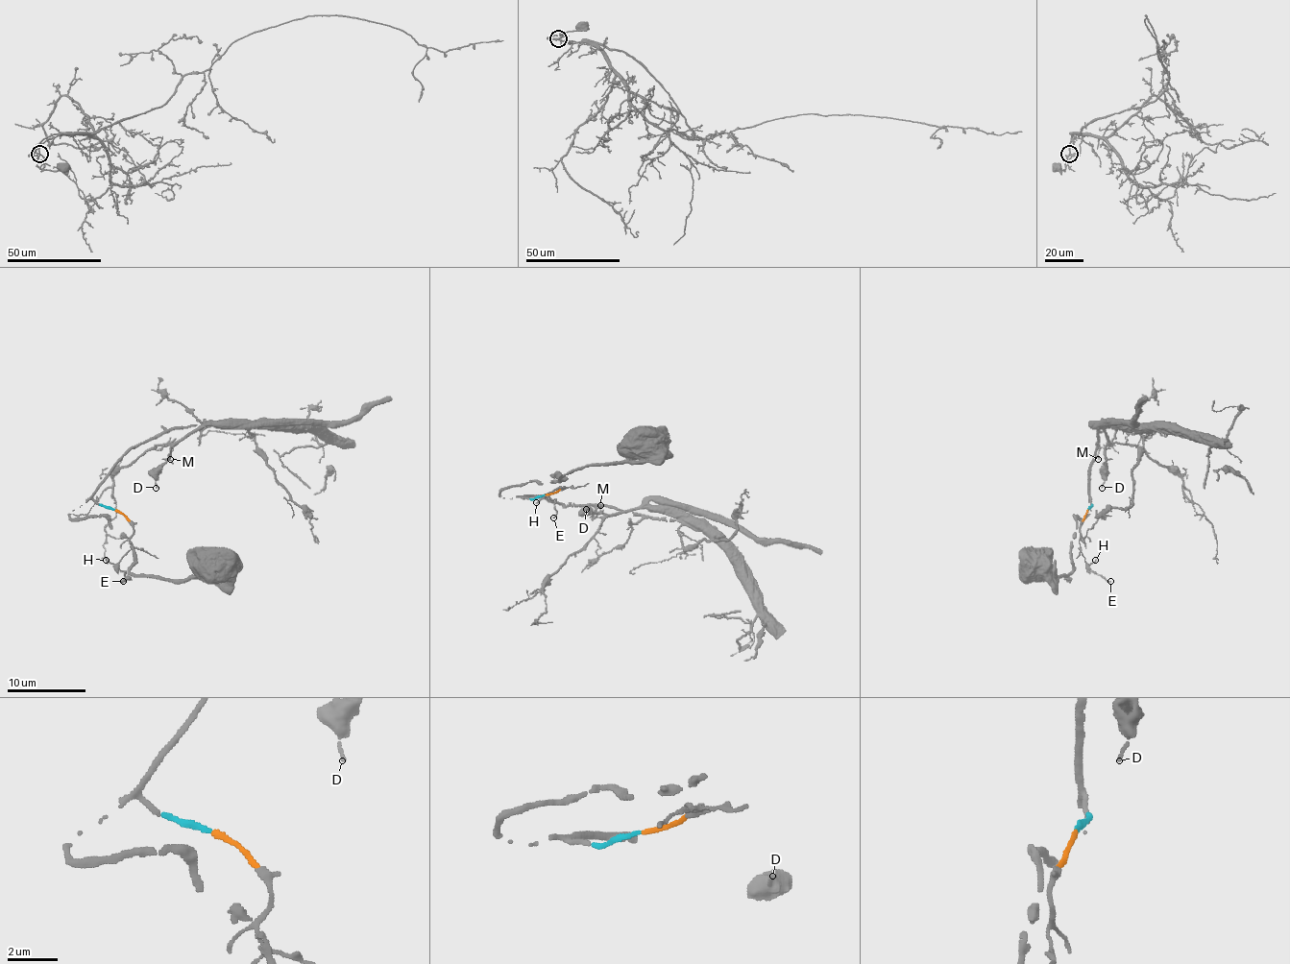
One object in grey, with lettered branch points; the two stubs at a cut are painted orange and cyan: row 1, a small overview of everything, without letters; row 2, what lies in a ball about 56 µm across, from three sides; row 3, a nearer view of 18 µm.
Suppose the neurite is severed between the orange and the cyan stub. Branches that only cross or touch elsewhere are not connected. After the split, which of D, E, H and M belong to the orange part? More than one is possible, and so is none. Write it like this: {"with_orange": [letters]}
{"with_orange": ["E", "H"]}

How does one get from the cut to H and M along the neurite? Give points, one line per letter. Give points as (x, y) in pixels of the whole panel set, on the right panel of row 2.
H: (1088, 510), (1079, 540), (1088, 564), (1096, 559)
M: (1088, 510), (1092, 506), (1090, 464), (1098, 447), (1098, 430), (1104, 426), (1107, 444), (1102, 447), (1098, 459)

